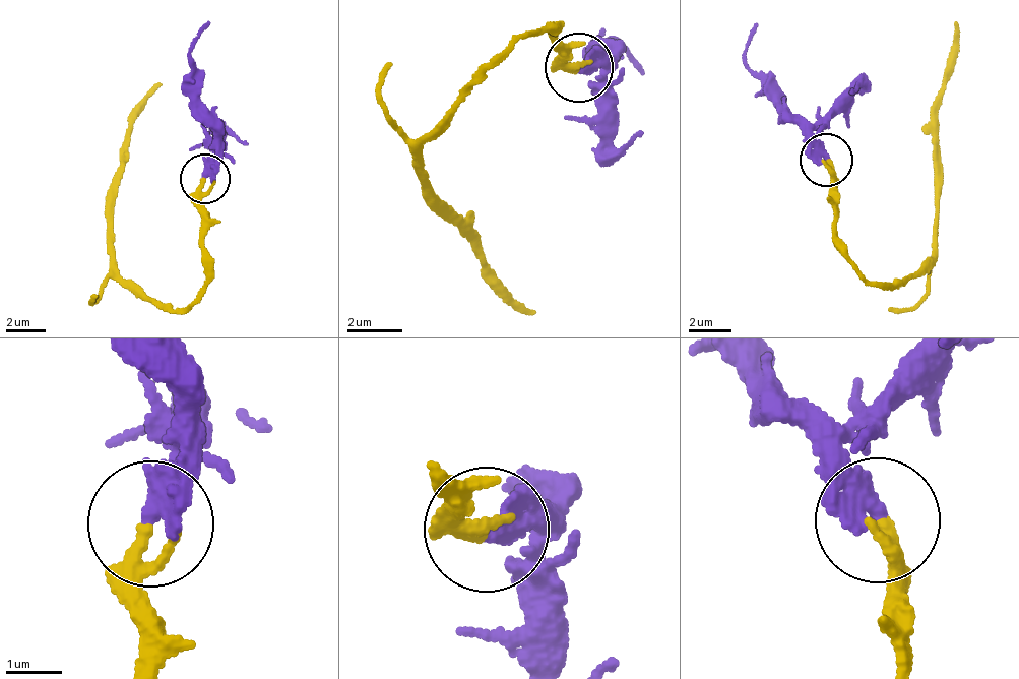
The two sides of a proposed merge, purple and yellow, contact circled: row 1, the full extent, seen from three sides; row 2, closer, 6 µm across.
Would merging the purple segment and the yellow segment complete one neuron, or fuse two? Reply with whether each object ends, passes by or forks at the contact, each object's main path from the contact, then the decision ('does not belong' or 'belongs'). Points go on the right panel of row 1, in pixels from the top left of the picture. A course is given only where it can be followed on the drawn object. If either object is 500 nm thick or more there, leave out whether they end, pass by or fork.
purple ends there; yellow passes by; purple runs (824, 161), (801, 118), (746, 62), (759, 22); yellow runs (824, 161), (836, 247), (872, 282), (885, 288), (918, 268), (931, 254), (938, 225), (944, 68), (954, 21); belongs

